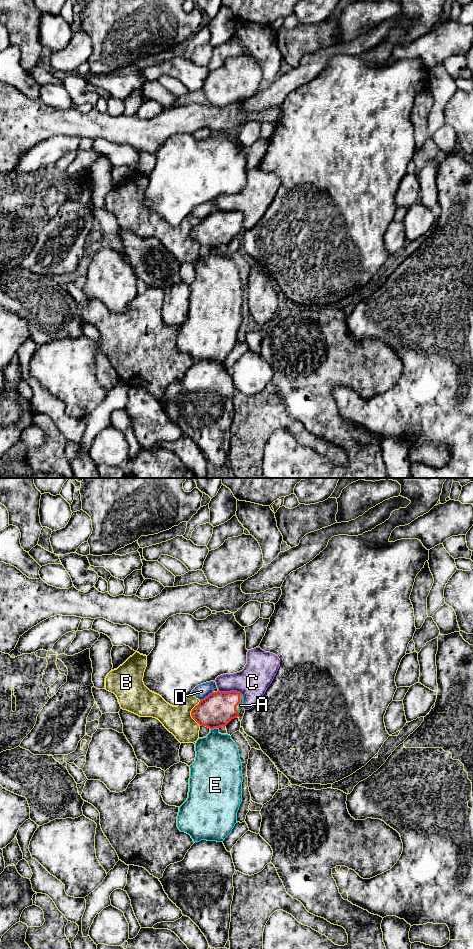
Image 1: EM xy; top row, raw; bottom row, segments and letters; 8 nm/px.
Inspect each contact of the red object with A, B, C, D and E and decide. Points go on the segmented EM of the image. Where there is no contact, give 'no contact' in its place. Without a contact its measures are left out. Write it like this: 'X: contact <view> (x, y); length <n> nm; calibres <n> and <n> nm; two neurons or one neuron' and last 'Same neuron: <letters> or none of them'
A: contact xy (239, 702); length 150 nm; calibres 280 and 50 nm; one neuron
B: contact xy (191, 713); length 200 nm; calibres 280 and 220 nm; two neurons
C: contact xy (230, 691); length 190 nm; calibres 280 and 260 nm; two neurons
D: contact xy (207, 696); length 130 nm; calibres 280 and 120 nm; two neurons
E: contact xy (214, 727); length 70 nm; calibres 280 and 360 nm; two neurons
Same neuron: A

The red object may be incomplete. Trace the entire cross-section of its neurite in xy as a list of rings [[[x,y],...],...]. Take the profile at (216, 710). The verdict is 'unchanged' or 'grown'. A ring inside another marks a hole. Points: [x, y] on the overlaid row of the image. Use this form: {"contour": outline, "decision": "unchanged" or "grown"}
{"contour": [[[217,691],[200,700],[192,709],[191,716],[200,726],[221,728],[239,717],[242,708],[243,695],[240,692]]], "decision": "grown"}

